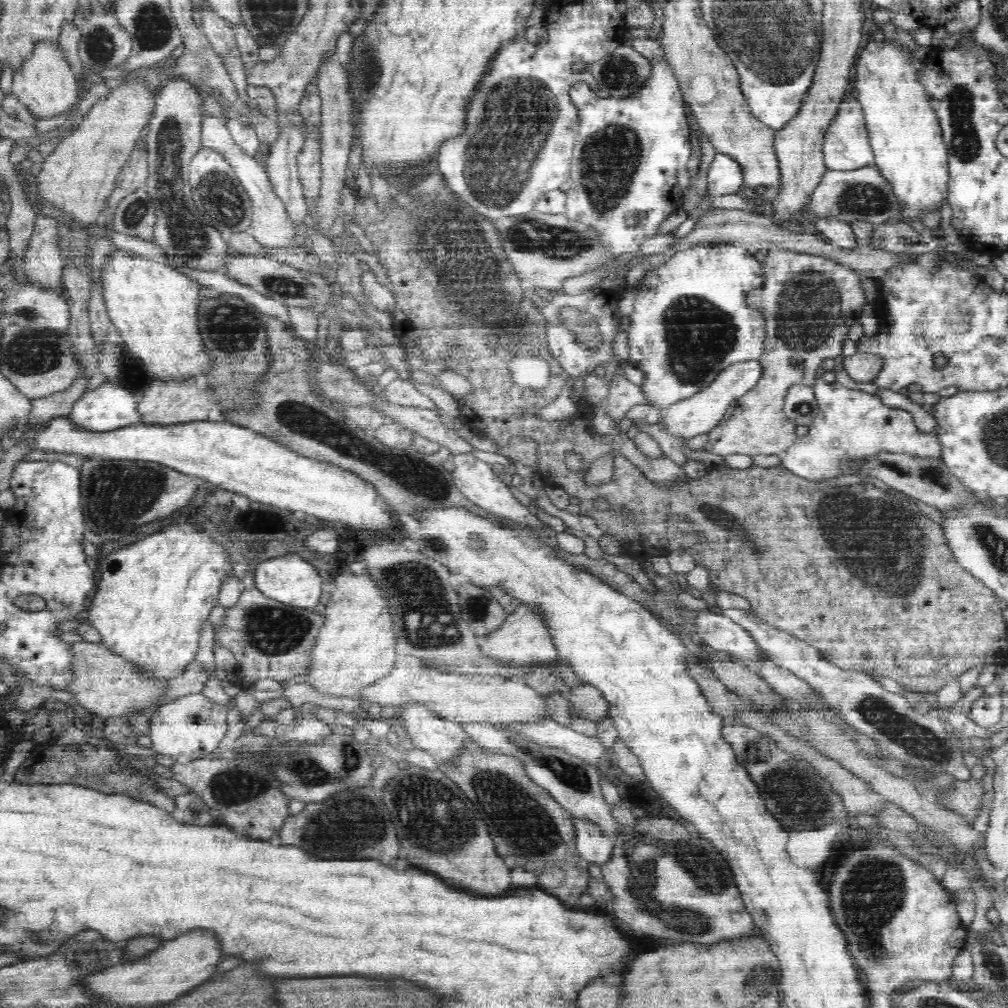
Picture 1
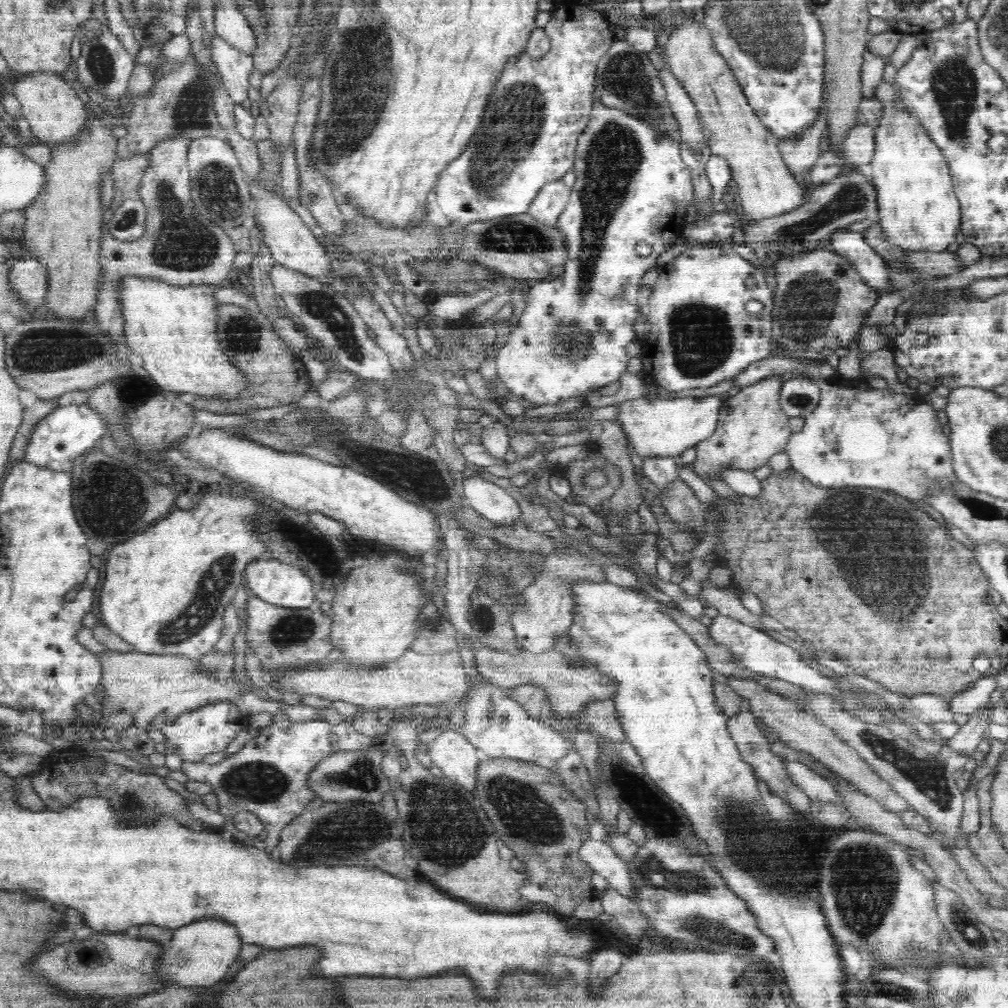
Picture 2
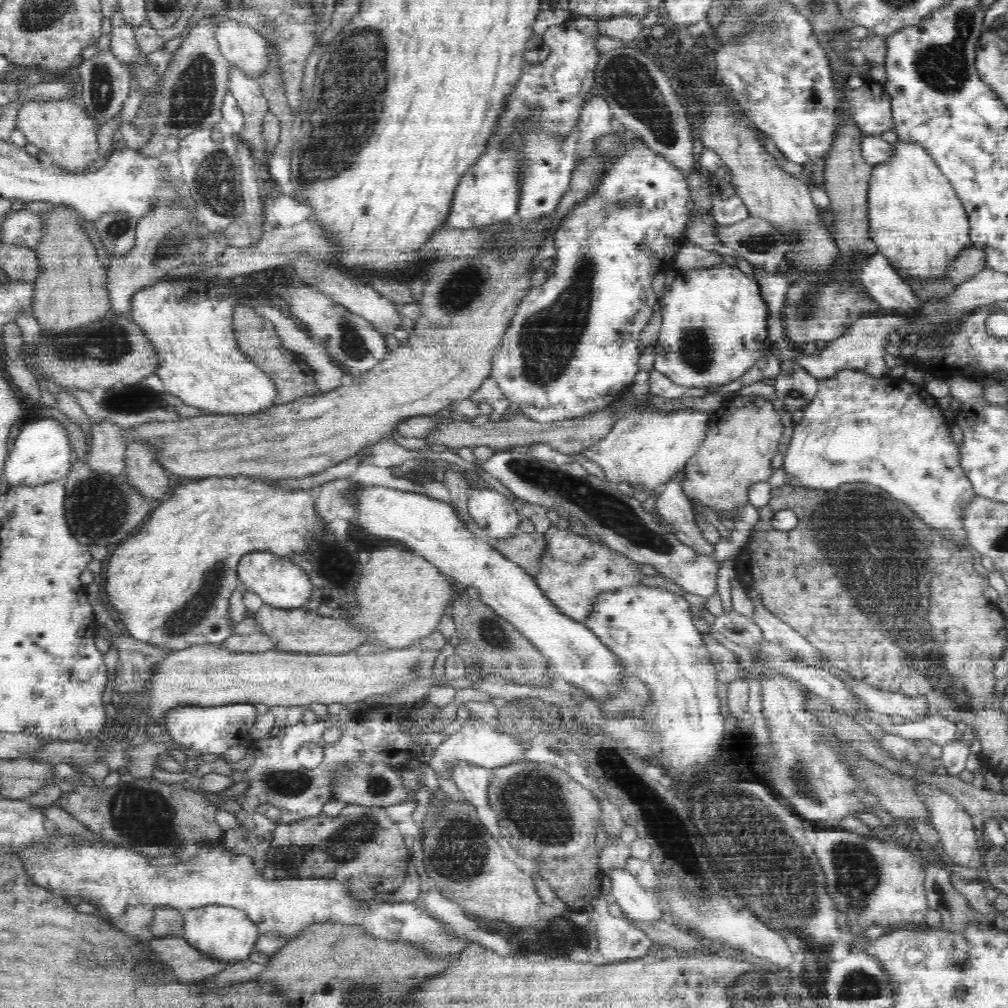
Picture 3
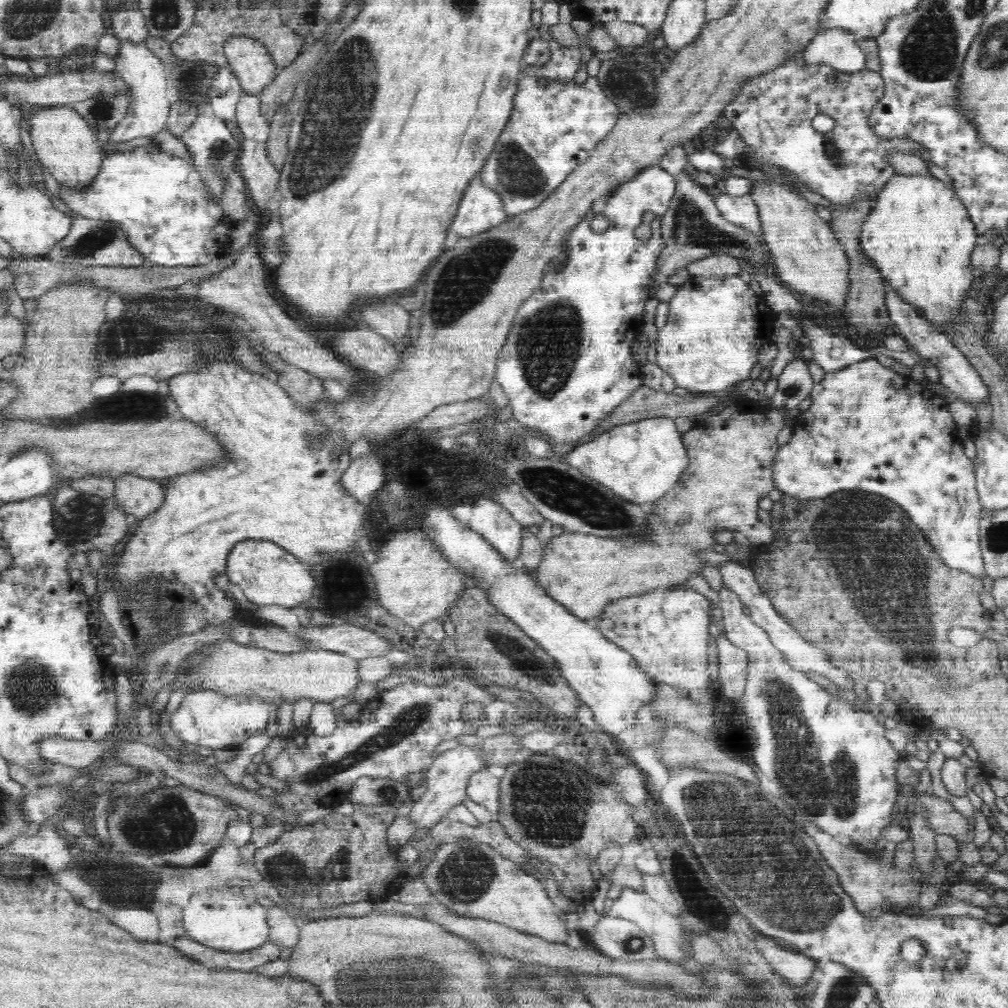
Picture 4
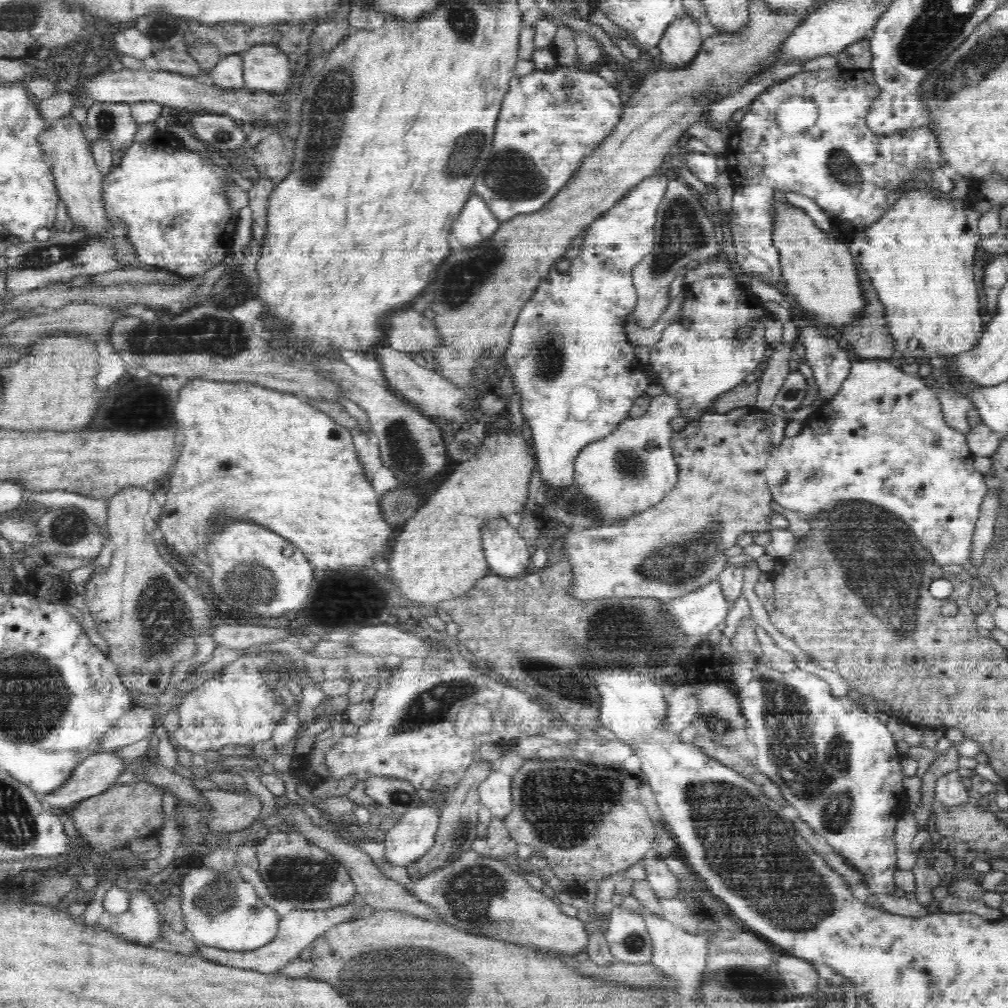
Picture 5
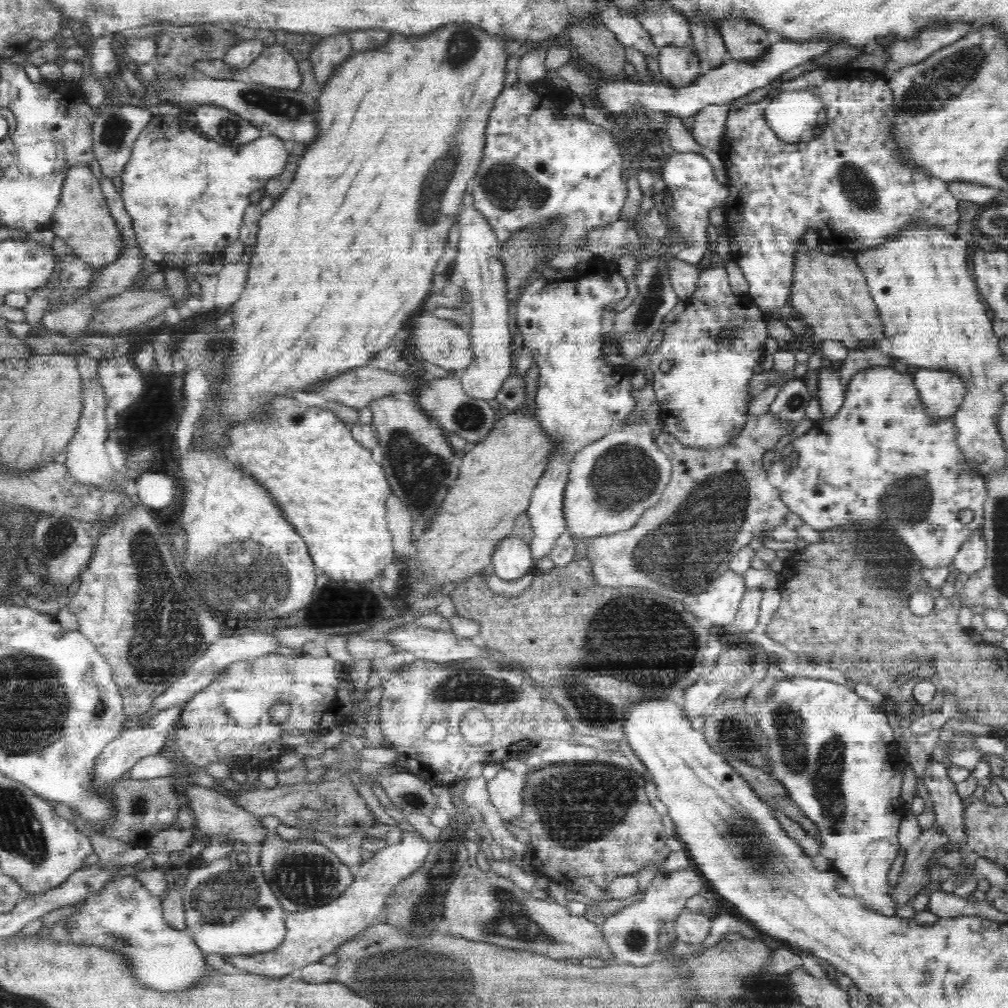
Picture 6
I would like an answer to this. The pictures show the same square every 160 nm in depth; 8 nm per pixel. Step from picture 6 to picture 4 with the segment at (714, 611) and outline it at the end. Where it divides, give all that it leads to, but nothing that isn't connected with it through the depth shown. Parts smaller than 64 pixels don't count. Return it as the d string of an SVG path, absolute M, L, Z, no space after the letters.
M680 588L671 591L656 589L654 592L642 596L611 602L605 606L604 612L600 616L602 616L602 624L604 624L602 634L618 646L628 646L624 650L628 650L640 666L642 664L644 664L644 668L650 666L652 678L656 678L658 682L664 682L664 684L682 686L682 688L690 690L690 696L694 699L706 698L708 684L710 684L707 648L711 636L708 630L710 630L710 621L715 618L712 618L710 612L710 600L704 594L693 589Z

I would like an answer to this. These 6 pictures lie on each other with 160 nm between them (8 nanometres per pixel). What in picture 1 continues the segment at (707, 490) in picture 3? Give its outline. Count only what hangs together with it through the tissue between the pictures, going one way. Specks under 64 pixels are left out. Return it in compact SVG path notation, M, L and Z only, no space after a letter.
M772 250L764 263L763 275L766 284L762 290L754 289L748 296L750 306L763 310L766 317L766 350L759 362L764 367L760 380L736 400L732 415L723 420L714 430L708 433L708 440L703 446L705 451L720 456L768 456L784 452L796 438L795 425L787 418L783 410L783 400L792 384L808 384L813 386L818 377L816 370L825 359L841 358L844 342L850 326L862 316L866 302L862 275L852 266L840 264L828 257L809 253L798 253L790 250Z

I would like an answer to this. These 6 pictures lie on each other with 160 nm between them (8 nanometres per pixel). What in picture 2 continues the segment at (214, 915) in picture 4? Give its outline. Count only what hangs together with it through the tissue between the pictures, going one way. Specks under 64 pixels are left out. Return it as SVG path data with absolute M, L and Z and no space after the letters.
M200 918L176 928L163 958L163 968L176 985L204 986L220 981L229 971L228 966L240 960L242 938L238 928L220 918Z

